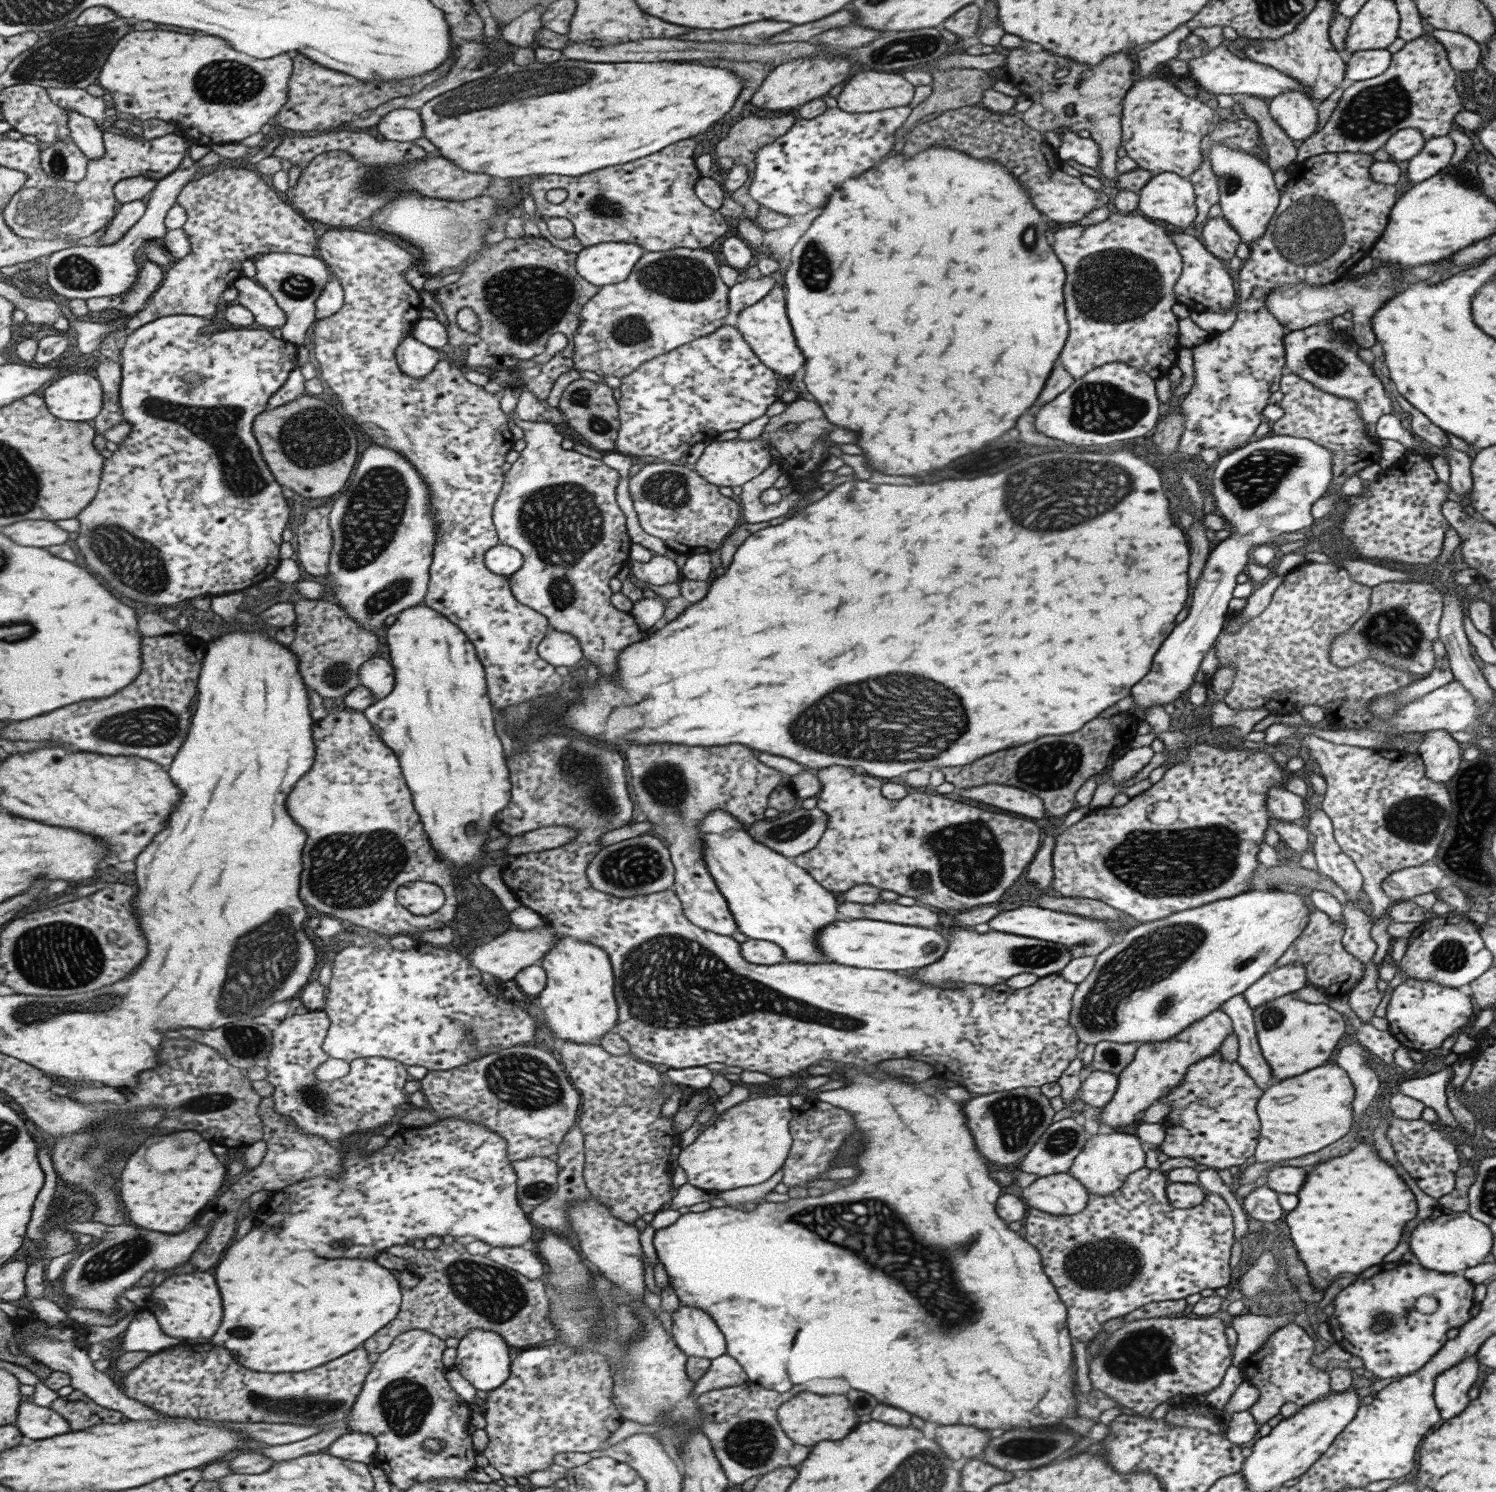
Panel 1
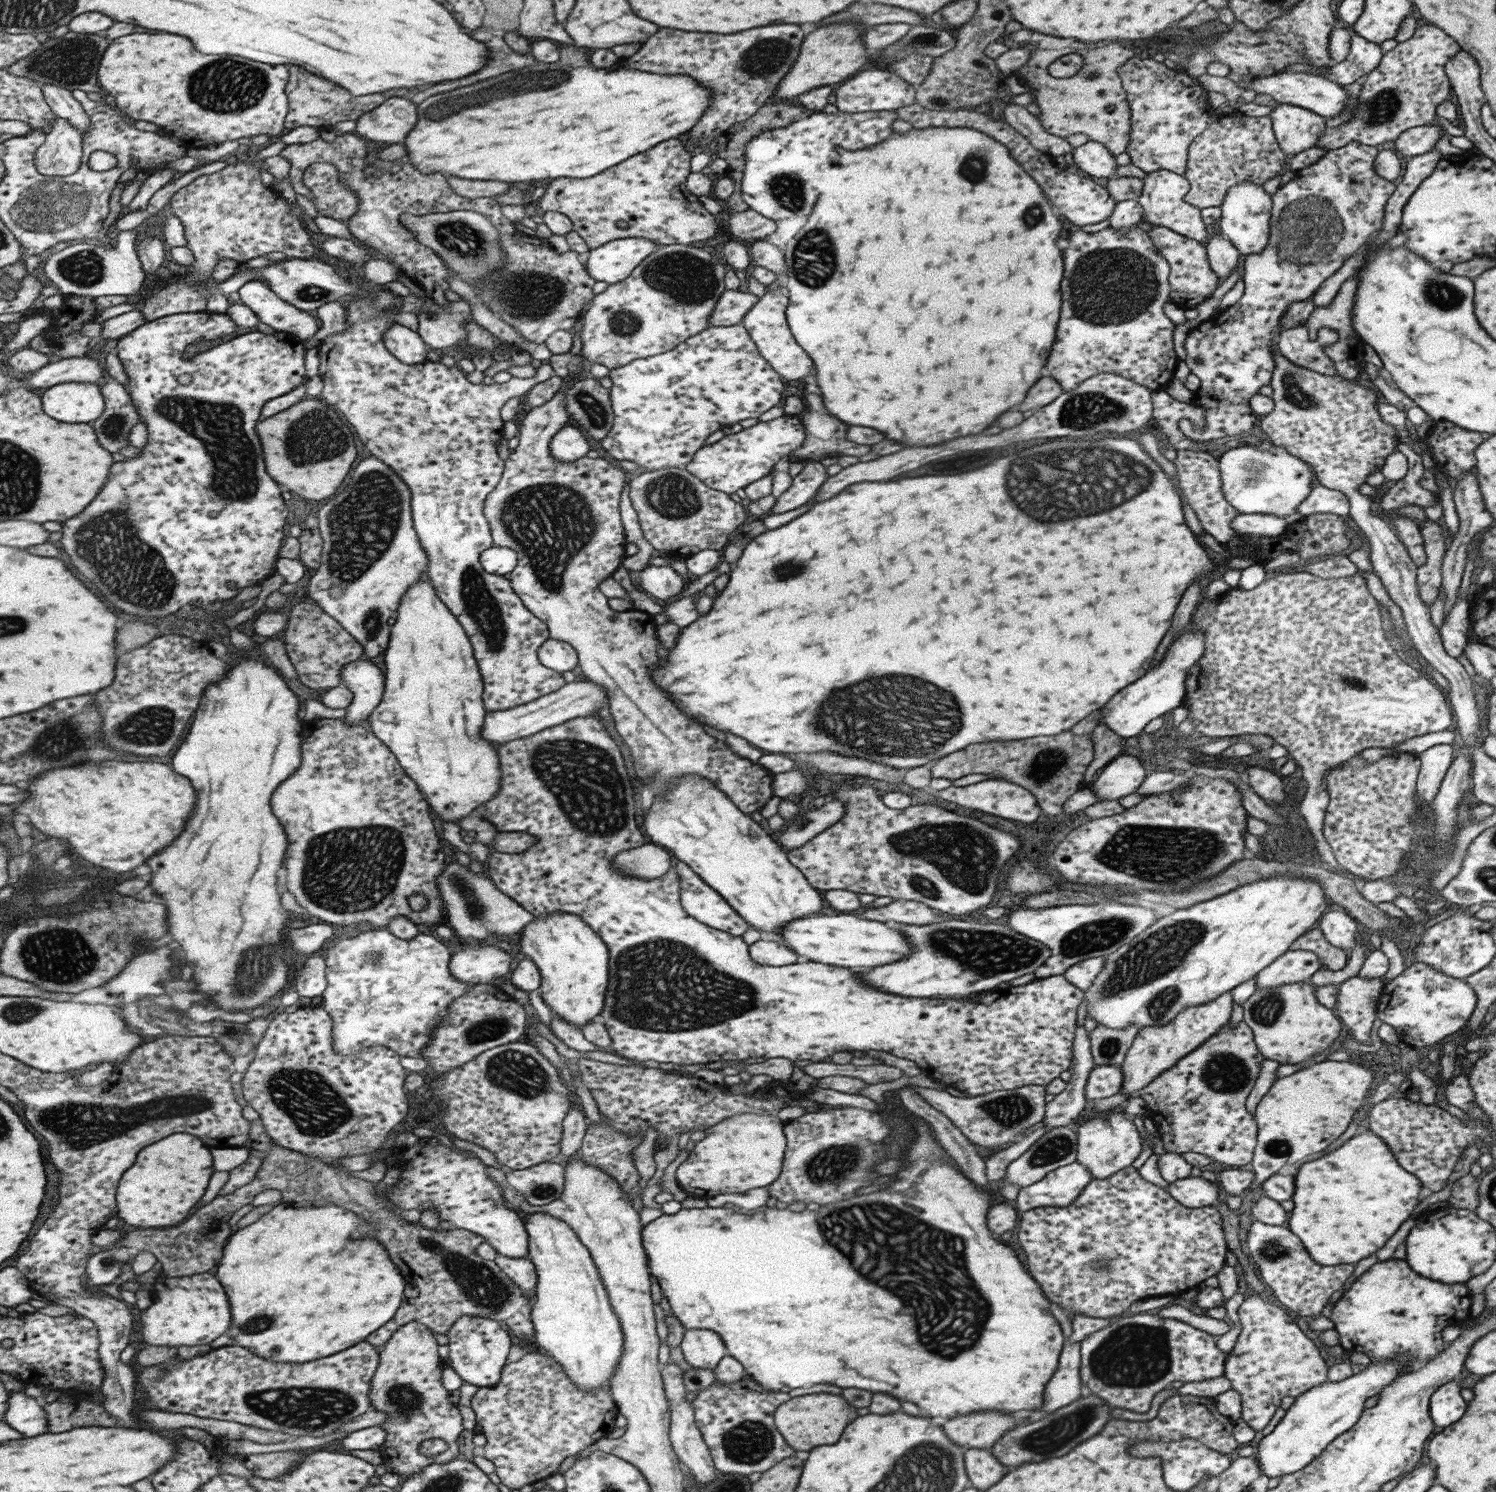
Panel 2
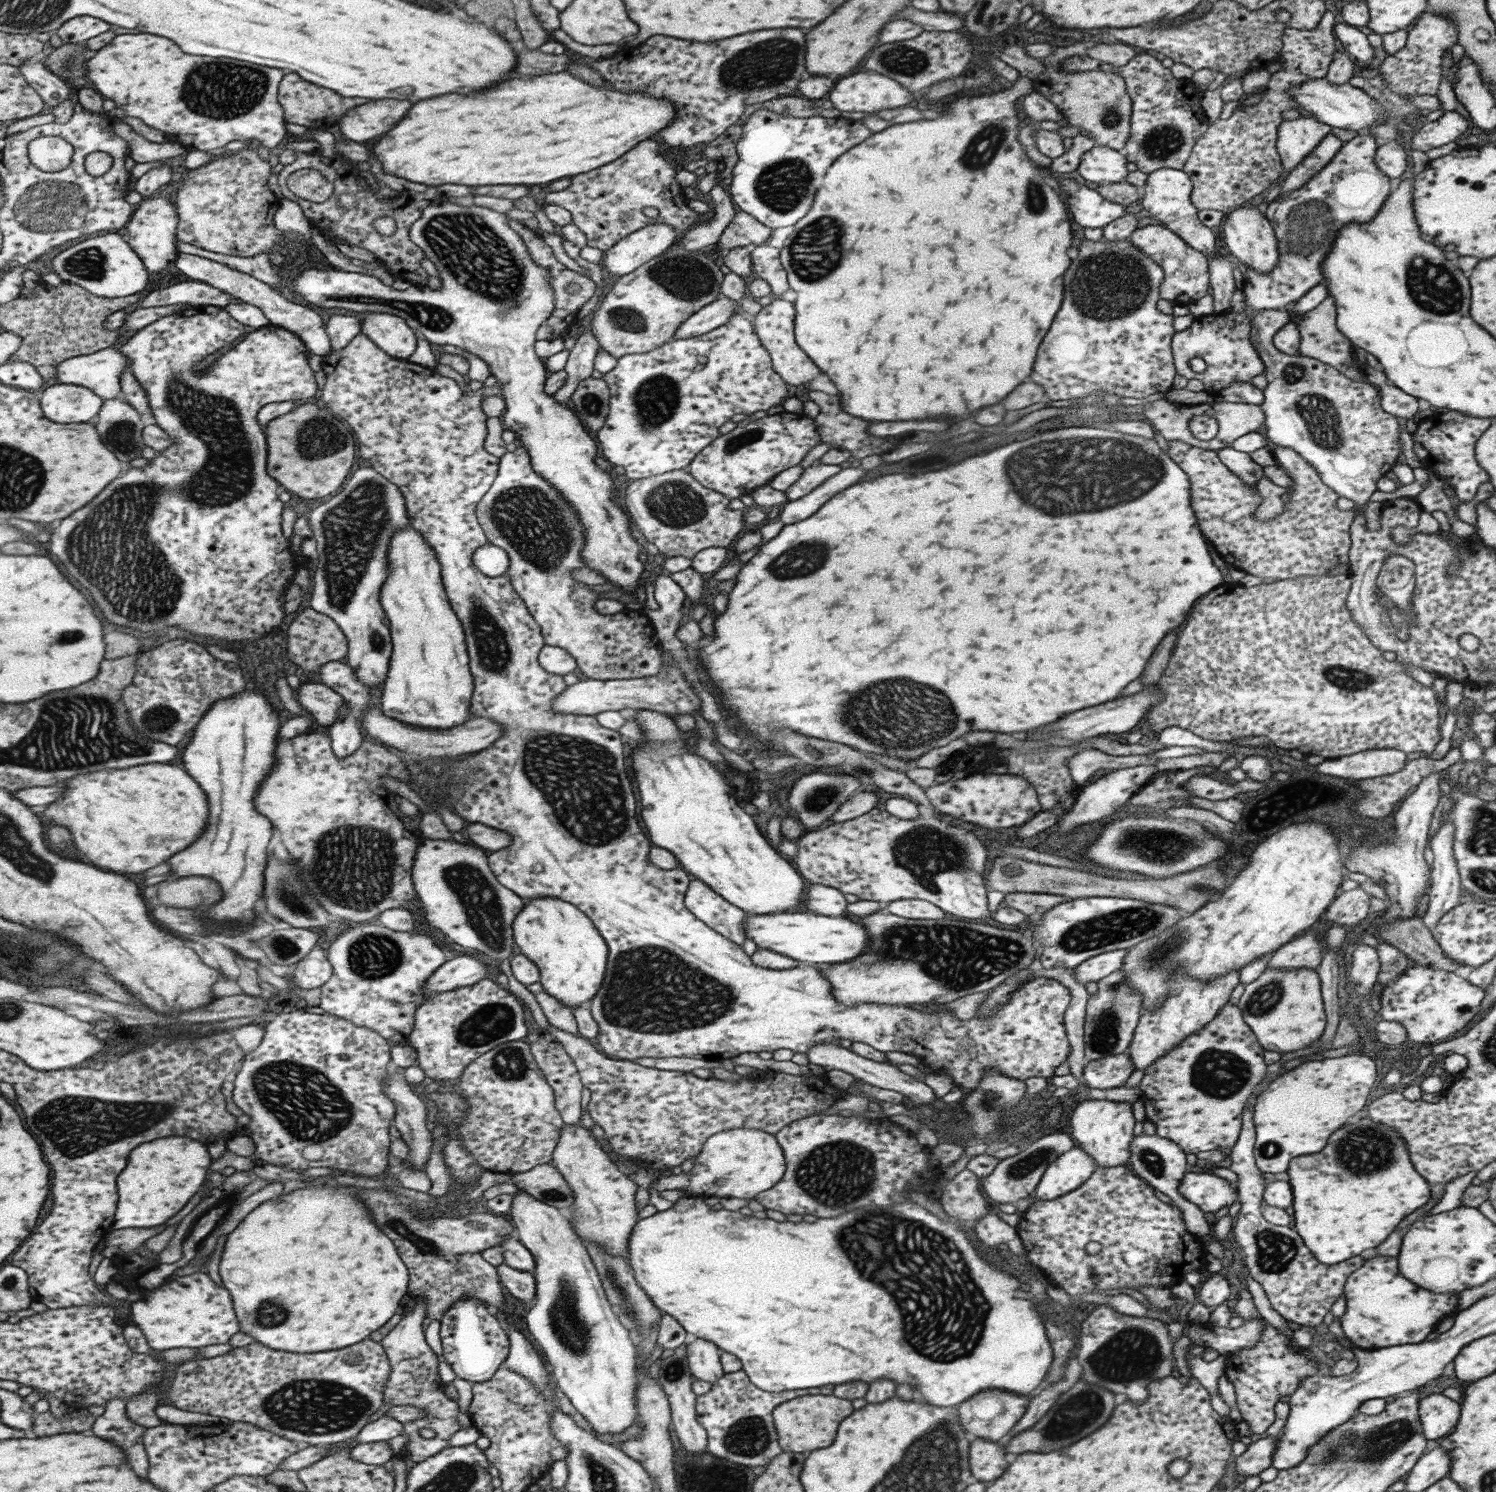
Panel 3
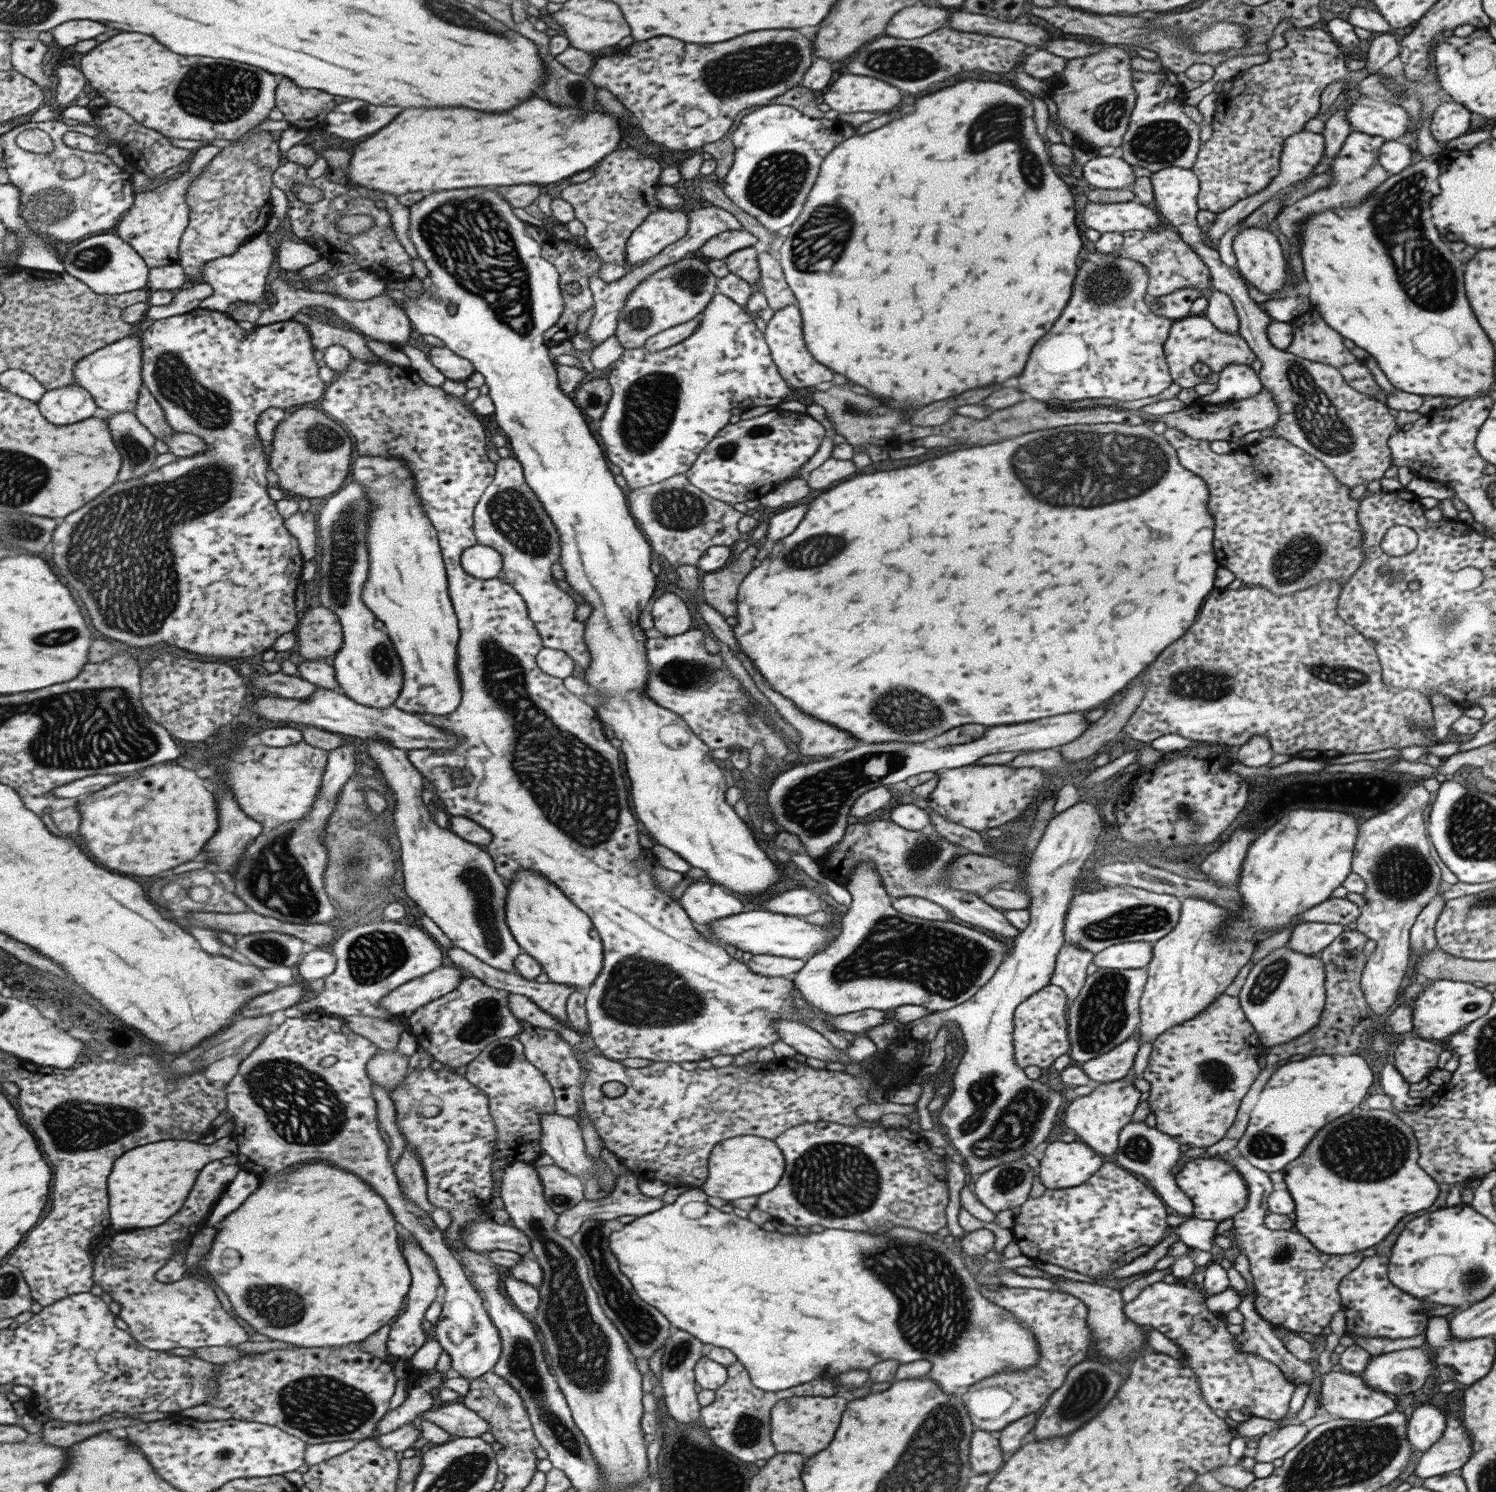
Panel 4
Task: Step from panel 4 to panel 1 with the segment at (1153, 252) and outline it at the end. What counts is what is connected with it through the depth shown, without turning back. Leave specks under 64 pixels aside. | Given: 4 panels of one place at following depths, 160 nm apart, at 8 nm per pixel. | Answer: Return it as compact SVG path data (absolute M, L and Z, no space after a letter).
M1171 230L1170 232L1172 232L1171 241L1175 244L1182 262L1180 275L1173 286L1176 302L1193 312L1234 310L1234 300L1237 298L1237 294L1233 290L1233 282L1221 260L1207 252L1197 238L1180 233L1178 230Z

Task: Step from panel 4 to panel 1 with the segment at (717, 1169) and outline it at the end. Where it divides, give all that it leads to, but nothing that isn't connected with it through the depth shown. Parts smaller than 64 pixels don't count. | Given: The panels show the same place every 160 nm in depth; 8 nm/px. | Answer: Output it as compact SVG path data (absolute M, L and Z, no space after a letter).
M798 1091L782 1095L769 1093L725 1110L677 1155L676 1162L685 1172L686 1184L705 1192L722 1192L759 1184L773 1176L785 1162L792 1143L788 1122L793 1108L789 1097L795 1093Z

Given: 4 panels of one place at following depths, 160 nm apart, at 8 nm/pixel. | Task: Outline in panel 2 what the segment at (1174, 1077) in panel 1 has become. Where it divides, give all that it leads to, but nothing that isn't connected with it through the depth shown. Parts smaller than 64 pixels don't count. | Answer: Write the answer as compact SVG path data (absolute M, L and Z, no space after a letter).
M1231 991L1222 992L1216 999L1205 1004L1182 1008L1177 1014L1164 1025L1156 1027L1141 1027L1133 1037L1124 1059L1120 1064L1123 1075L1123 1092L1128 1092L1129 1097L1136 1095L1154 1076L1173 1067L1174 1064L1196 1049L1204 1040L1207 1040L1218 1028L1229 1021L1232 1001Z

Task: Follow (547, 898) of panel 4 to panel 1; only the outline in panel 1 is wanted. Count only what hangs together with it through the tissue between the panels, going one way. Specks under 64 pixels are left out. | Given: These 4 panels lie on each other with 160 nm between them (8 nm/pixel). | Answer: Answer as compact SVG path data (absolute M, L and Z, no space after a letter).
M556 936L556 941L540 958L538 964L545 971L546 982L537 996L537 1002L543 1009L547 1019L547 1028L559 1041L577 1044L598 1044L603 1033L611 1031L616 1025L617 1005L614 999L614 983L612 968L607 953L598 946L580 941L573 937Z

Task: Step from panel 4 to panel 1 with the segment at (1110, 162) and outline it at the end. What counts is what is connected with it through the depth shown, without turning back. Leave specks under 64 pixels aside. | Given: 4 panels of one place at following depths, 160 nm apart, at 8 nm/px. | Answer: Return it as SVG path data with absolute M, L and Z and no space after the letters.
M1062 128L1056 132L1061 136L1061 143L1057 148L1057 158L1062 161L1075 160L1081 166L1097 168L1100 161L1100 152L1097 143L1088 138L1081 138L1076 132Z

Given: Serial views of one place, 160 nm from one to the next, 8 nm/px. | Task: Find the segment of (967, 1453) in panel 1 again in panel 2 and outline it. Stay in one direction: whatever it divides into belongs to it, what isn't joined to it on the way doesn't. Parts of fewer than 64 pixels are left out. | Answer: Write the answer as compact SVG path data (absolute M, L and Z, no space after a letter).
M977 1411L947 1419L941 1428L958 1447L989 1449L1013 1426L1011 1414Z

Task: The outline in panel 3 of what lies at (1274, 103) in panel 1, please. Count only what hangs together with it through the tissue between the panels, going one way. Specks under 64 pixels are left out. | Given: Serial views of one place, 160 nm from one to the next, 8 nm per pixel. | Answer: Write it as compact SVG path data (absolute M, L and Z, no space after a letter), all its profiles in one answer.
M1304 113L1297 119L1284 120L1276 132L1276 151L1282 168L1279 180L1294 170L1329 130L1331 130L1329 125Z

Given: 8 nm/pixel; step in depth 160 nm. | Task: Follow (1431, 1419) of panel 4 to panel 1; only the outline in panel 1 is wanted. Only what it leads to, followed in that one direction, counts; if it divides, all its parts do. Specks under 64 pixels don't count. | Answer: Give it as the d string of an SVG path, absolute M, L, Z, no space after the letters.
M1474 1356L1460 1360L1455 1366L1442 1370L1434 1380L1433 1402L1441 1420L1449 1420L1463 1412L1469 1398L1467 1391L1477 1378L1478 1362Z

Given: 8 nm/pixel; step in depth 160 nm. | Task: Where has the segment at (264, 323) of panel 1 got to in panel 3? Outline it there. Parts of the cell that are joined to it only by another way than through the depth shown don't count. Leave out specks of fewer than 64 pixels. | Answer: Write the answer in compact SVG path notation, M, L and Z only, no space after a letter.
M180 253L175 265L191 280L209 284L215 289L223 291L223 293L229 293L235 299L239 298L245 303L261 308L271 324L279 325L283 329L289 329L291 332L296 333L297 336L300 336L305 341L311 354L320 355L321 357L327 357L330 354L332 348L329 336L327 336L325 319L323 320L319 313L317 314L317 311L311 310L311 307L308 308L301 304L289 302L287 298L283 298L282 294L275 292L269 284L258 280L257 277L209 258Z

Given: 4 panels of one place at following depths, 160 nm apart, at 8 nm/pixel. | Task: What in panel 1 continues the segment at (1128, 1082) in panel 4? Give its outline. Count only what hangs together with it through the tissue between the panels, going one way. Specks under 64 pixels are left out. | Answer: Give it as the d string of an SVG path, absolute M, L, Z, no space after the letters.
M1101 1130L1086 1139L1077 1156L1073 1157L1072 1165L1066 1172L1087 1190L1087 1194L1105 1196L1105 1194L1119 1190L1130 1172L1143 1167L1145 1158L1143 1152L1144 1149L1135 1134Z

